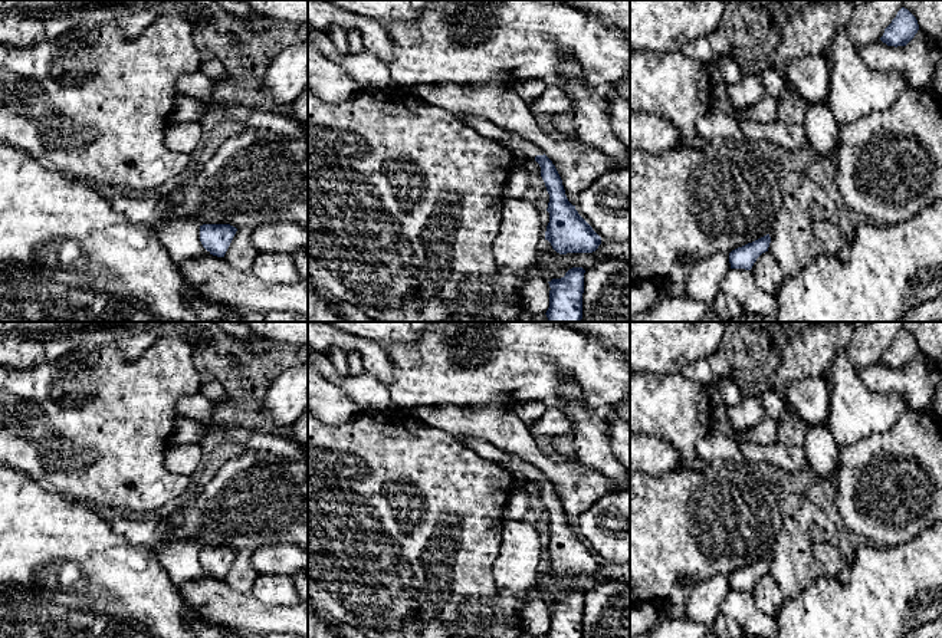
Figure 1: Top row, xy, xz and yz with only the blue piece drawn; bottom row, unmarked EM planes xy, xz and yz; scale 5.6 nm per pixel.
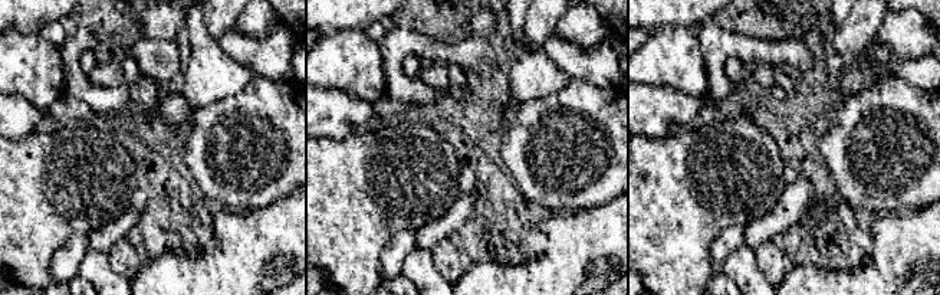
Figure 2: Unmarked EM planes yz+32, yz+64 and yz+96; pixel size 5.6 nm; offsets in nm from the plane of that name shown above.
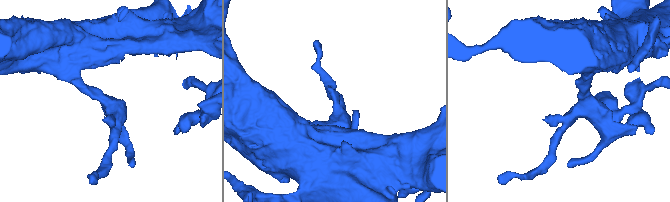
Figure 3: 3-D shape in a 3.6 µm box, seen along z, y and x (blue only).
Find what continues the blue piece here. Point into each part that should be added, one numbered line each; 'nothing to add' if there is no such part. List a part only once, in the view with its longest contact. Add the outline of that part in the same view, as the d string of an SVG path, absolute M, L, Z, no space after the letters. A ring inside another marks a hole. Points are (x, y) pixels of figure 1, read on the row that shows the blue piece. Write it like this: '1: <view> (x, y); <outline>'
1: xz (515, 142); M457 114L460 119L466 121L480 135L490 138L505 145L512 152L519 152L528 160L535 160L536 155L544 155L544 151L531 141L523 139L521 135L506 131L493 122L472 114Z

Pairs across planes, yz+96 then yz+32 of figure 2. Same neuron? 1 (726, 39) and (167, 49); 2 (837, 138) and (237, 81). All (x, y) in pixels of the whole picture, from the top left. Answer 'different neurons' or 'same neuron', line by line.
1: same neuron
2: different neurons

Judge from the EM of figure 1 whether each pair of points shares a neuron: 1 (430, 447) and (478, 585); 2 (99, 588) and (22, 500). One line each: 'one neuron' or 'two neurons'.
1: one neuron
2: one neuron

